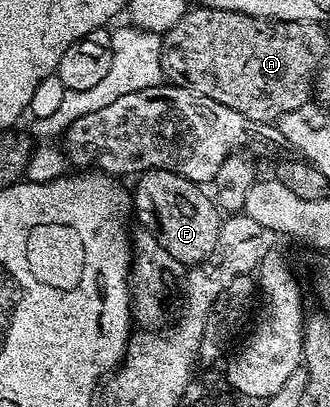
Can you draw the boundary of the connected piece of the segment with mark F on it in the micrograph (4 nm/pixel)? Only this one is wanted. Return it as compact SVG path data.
M154 168L142 171L140 176L135 188L131 190L131 208L134 217L137 216L144 228L153 236L156 244L175 261L185 264L184 266L201 264L215 248L221 221L220 212L211 204L211 200L207 198L200 185L191 183L181 175Z

